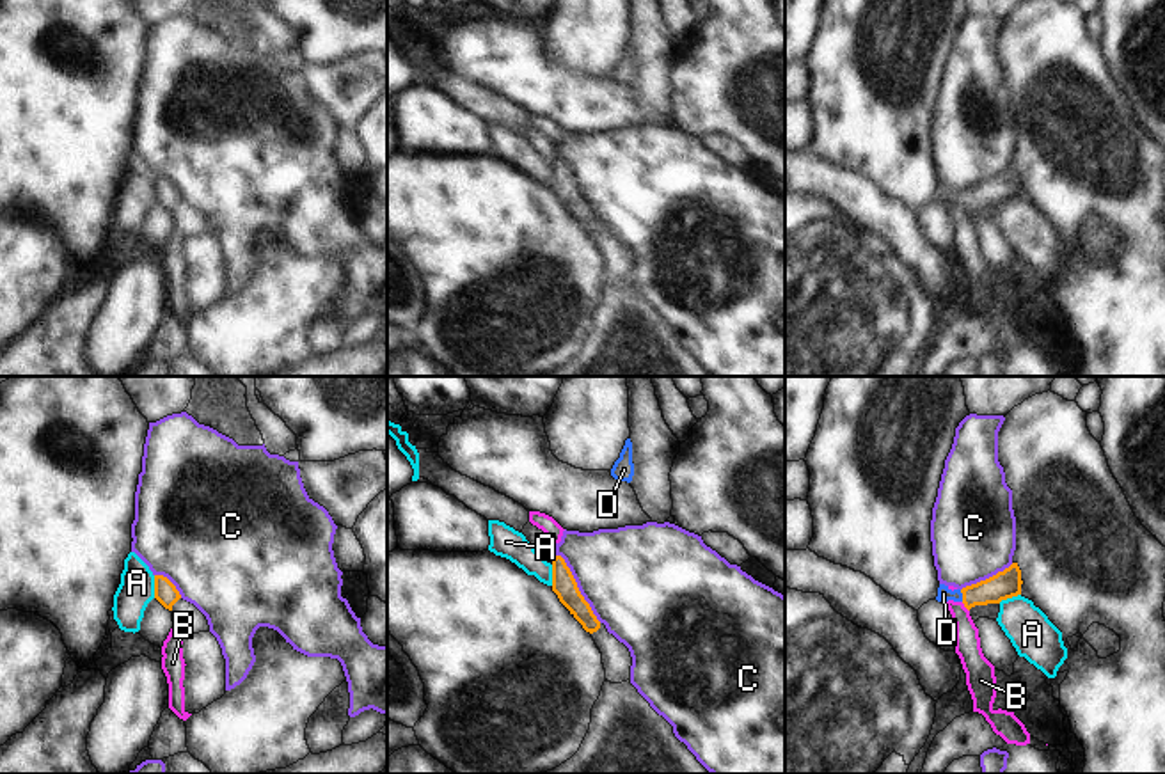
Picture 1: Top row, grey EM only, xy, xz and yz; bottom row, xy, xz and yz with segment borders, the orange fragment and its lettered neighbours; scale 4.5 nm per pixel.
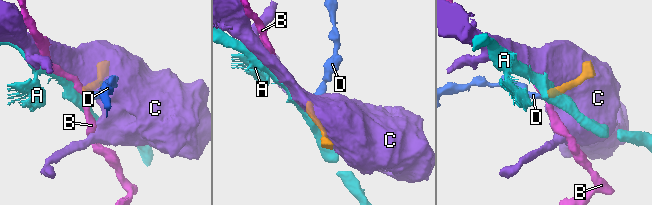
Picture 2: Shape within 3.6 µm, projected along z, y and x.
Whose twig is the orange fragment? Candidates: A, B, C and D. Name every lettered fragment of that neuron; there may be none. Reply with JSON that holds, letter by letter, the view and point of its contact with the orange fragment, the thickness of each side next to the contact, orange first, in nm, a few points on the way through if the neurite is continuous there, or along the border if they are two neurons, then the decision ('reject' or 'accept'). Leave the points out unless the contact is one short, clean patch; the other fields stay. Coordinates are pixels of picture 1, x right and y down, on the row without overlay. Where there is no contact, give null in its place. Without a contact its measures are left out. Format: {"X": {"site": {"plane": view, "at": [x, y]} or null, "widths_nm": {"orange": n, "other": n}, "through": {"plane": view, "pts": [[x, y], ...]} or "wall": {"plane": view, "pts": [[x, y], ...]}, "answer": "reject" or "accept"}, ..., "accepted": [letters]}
{"A": {"site": {"plane": "xy", "at": [155, 189]}, "widths_nm": {"orange": 100, "other": 160}, "wall": {"plane": "xy", "pts": [[153, 178], [155, 199]]}, "answer": "reject"}, "B": {"site": {"plane": "yz", "at": [965, 208]}, "widths_nm": {"orange": 130, "other": 110}, "wall": {"plane": "yz", "pts": [[961, 205], [968, 213]]}, "answer": "reject"}, "C": {"site": {"plane": "xz", "at": [578, 190]}, "widths_nm": {"orange": 110, "other": 460}, "answer": "reject"}, "D": {"site": {"plane": "yz", "at": [963, 197]}, "widths_nm": {"orange": 130, "other": 60}, "through": {"plane": "yz", "pts": [[1006, 187], [990, 194], [963, 197], [943, 196]]}, "answer": "accept"}, "accepted": ["D"]}

